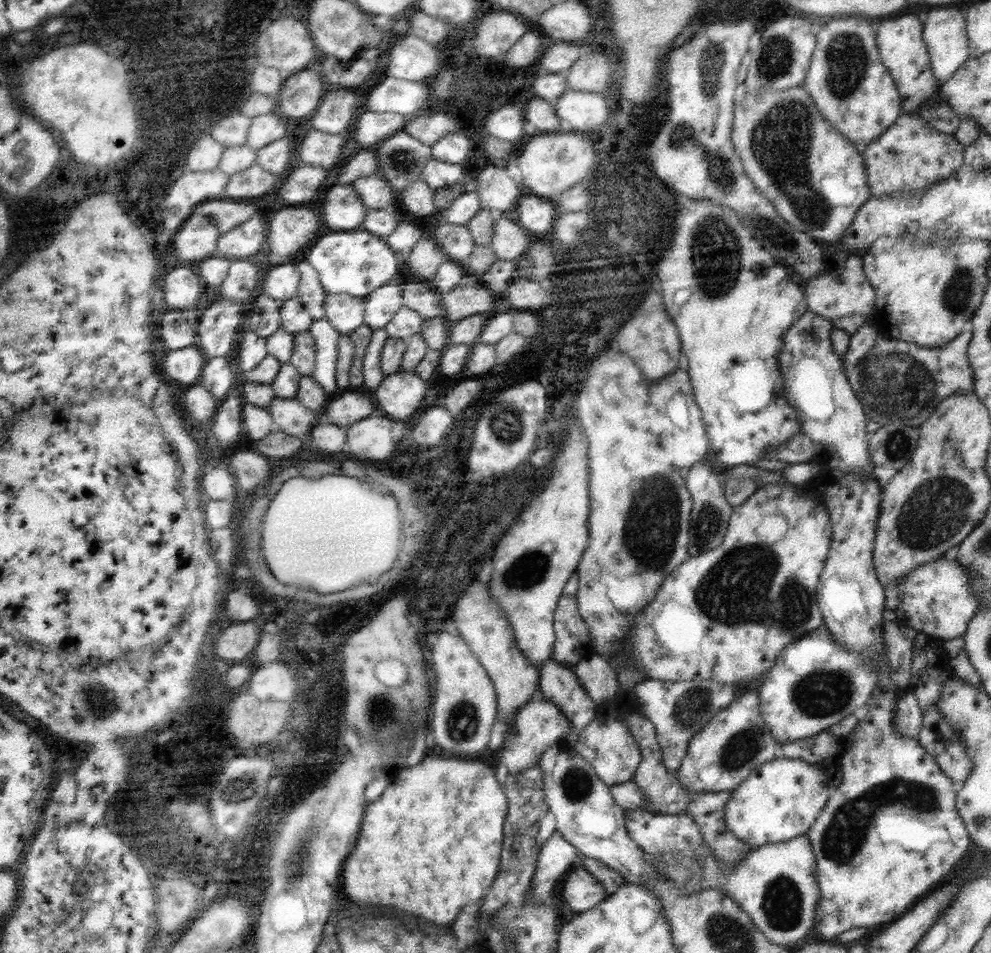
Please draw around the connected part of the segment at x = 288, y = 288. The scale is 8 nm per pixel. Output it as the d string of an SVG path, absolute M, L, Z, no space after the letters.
M276 266L262 278L258 292L277 301L292 299L297 295L299 278L296 266Z

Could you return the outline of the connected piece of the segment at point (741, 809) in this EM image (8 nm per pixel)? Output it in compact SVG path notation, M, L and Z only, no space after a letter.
M778 756L764 762L731 791L724 811L726 830L751 848L804 835L828 800L831 793L828 781L829 776L818 765L799 758Z

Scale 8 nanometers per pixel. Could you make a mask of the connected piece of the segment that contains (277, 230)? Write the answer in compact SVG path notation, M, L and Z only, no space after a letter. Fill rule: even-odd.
M309 205L278 210L276 216L270 216L266 225L265 252L278 256L290 256L306 246L310 240L316 240L316 234L322 232L321 221L312 213Z

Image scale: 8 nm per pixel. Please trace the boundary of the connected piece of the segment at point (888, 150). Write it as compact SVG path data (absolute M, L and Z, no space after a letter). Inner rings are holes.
M902 113L896 122L878 136L861 154L867 170L872 197L911 190L918 192L950 178L963 165L966 147L956 136L932 128L918 114Z

